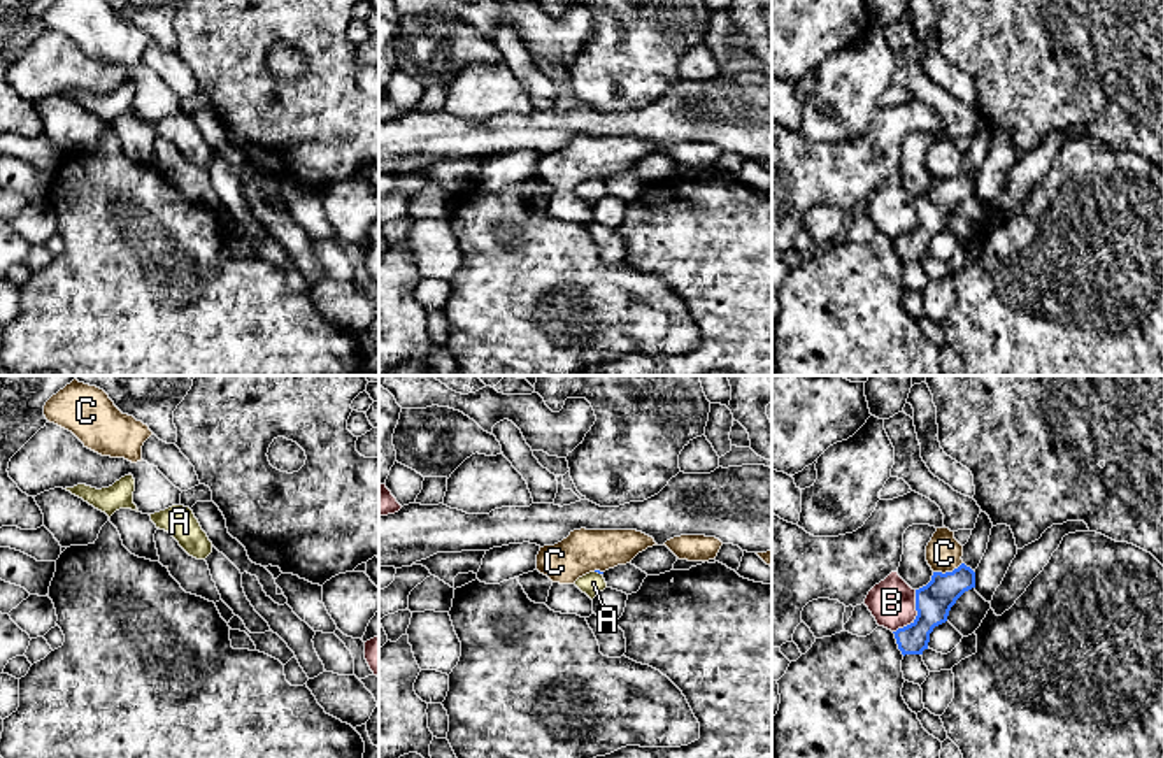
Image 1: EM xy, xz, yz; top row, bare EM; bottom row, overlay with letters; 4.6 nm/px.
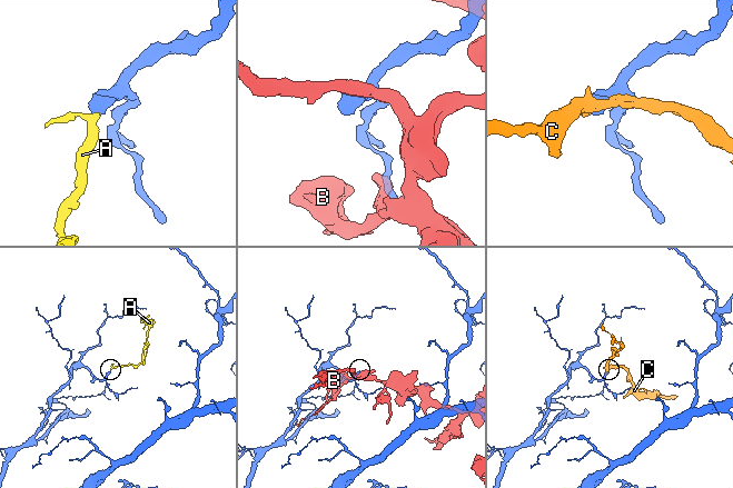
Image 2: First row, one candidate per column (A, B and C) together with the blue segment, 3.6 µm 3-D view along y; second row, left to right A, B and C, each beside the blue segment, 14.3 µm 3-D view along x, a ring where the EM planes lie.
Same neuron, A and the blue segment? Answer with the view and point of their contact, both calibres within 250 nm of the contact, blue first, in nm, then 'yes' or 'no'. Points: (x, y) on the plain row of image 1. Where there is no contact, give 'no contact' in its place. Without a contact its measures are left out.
contact xz (599, 179); calibres 20 and 100 nm; yes

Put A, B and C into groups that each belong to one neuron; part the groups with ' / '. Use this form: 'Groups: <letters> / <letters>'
Groups: A / B / C

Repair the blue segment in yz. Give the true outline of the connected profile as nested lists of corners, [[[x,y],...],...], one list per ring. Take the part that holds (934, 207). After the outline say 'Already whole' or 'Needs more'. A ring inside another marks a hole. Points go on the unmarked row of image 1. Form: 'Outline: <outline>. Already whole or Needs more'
Outline: [[[965,170],[953,179],[933,179],[931,188],[916,197],[916,226],[893,239],[902,261],[923,261],[933,235],[947,228],[951,214],[972,195],[975,179]]]. Already whole

